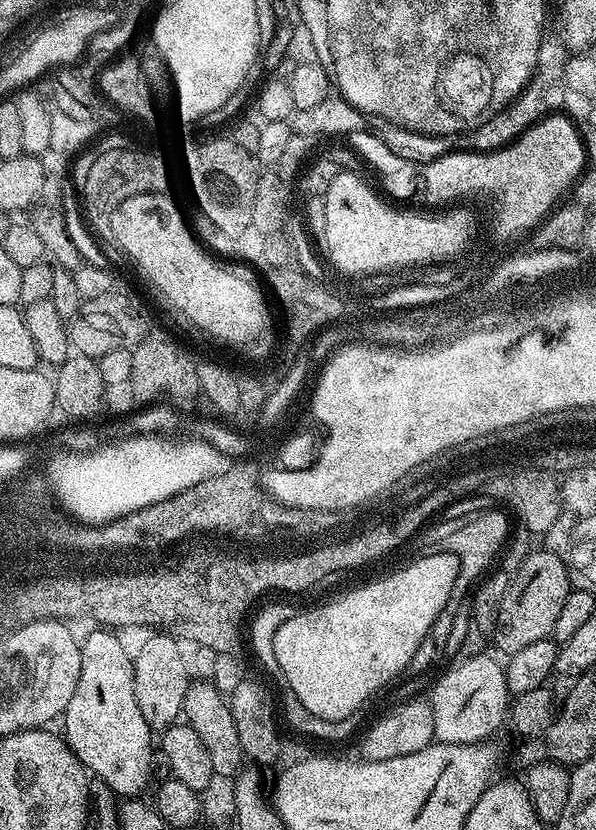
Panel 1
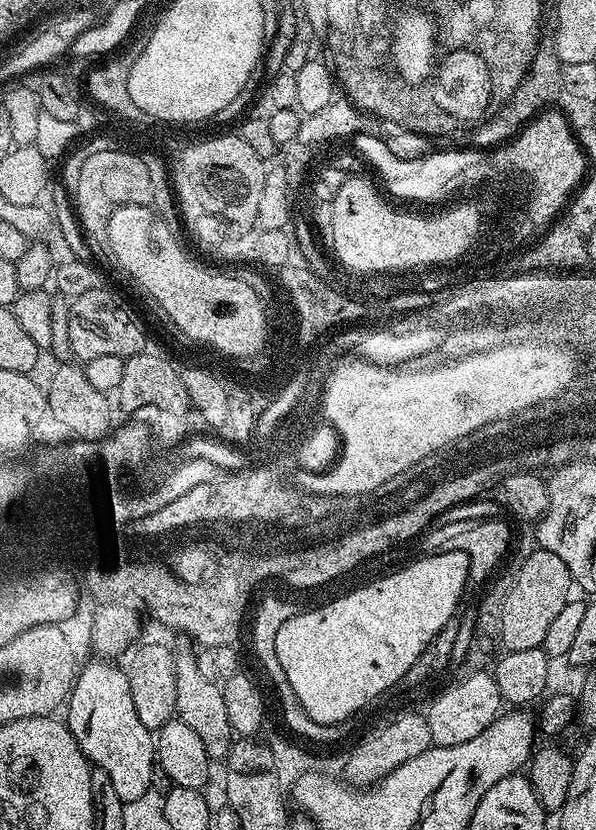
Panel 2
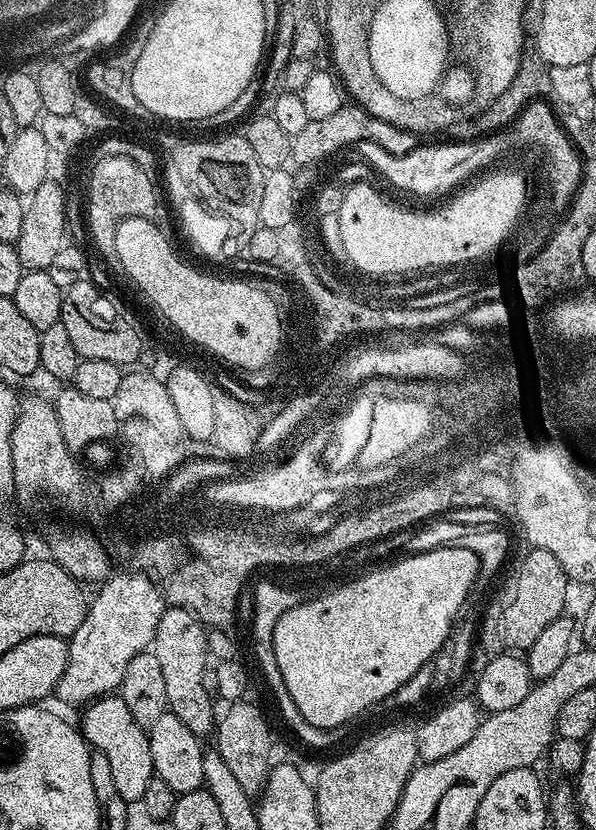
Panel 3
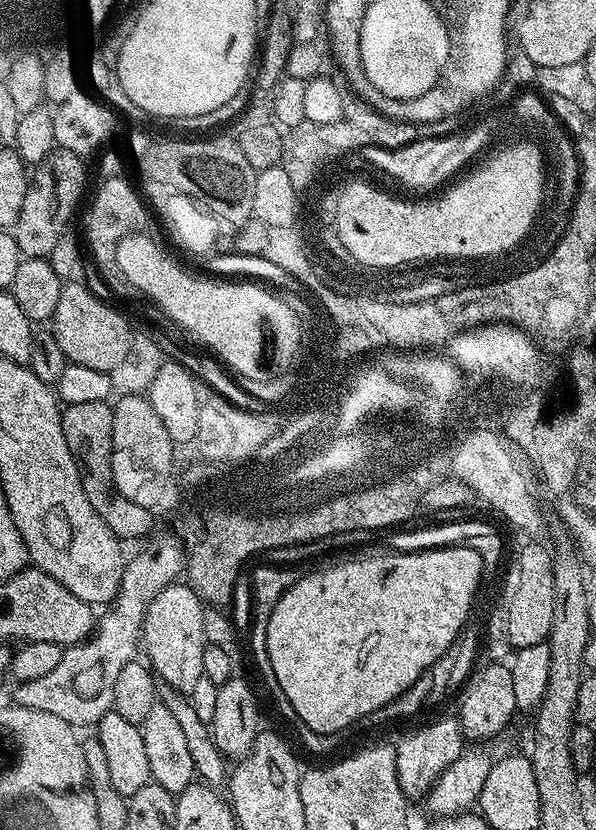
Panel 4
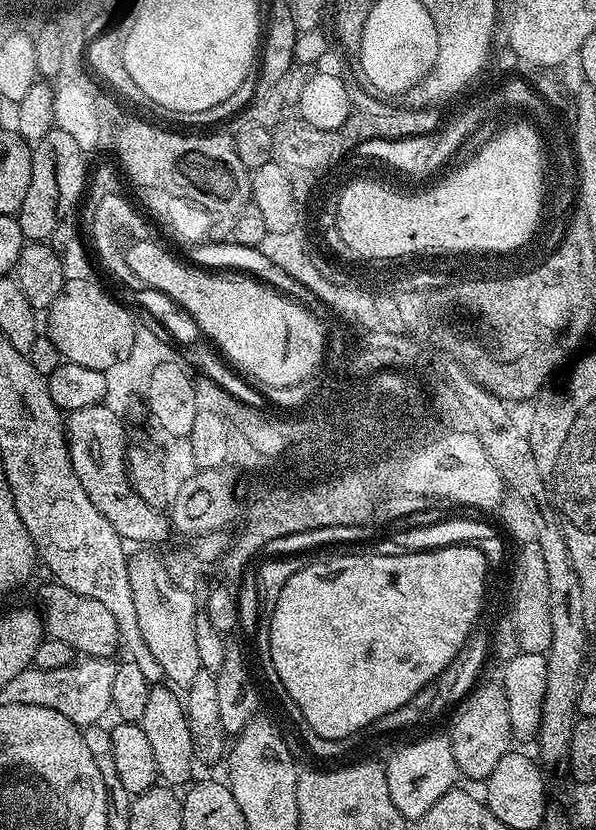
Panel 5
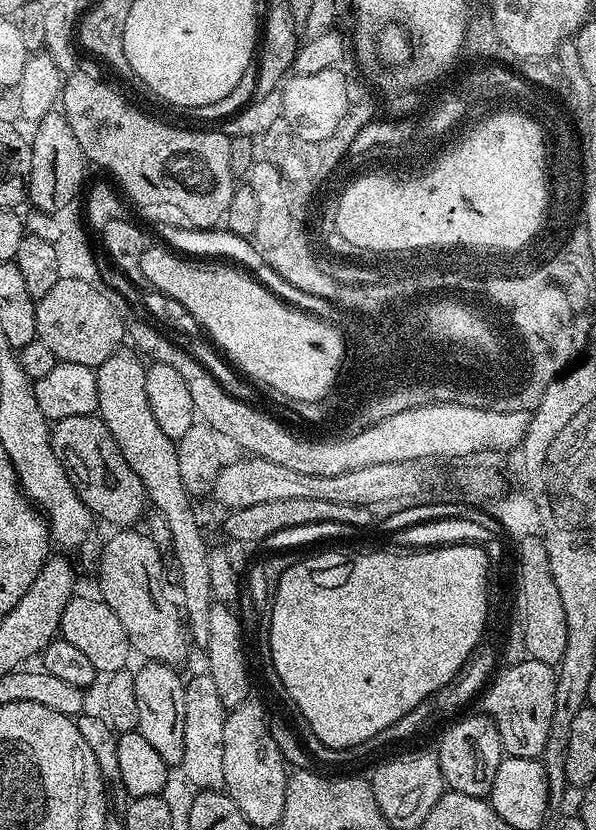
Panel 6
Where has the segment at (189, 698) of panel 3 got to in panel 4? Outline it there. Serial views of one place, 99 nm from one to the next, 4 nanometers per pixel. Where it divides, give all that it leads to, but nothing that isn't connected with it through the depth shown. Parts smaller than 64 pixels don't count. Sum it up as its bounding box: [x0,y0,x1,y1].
[142,582,206,694]

